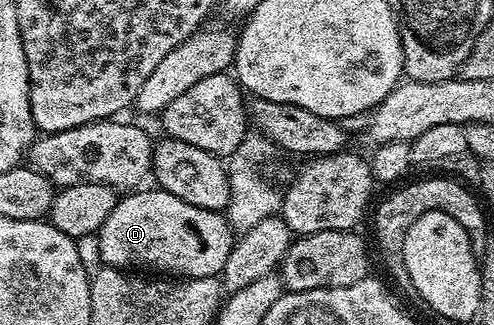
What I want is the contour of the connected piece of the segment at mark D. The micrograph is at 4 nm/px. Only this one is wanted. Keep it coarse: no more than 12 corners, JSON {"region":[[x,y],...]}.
{"region":[[161,189],[123,194],[101,262],[209,279],[236,238],[225,214]]}

